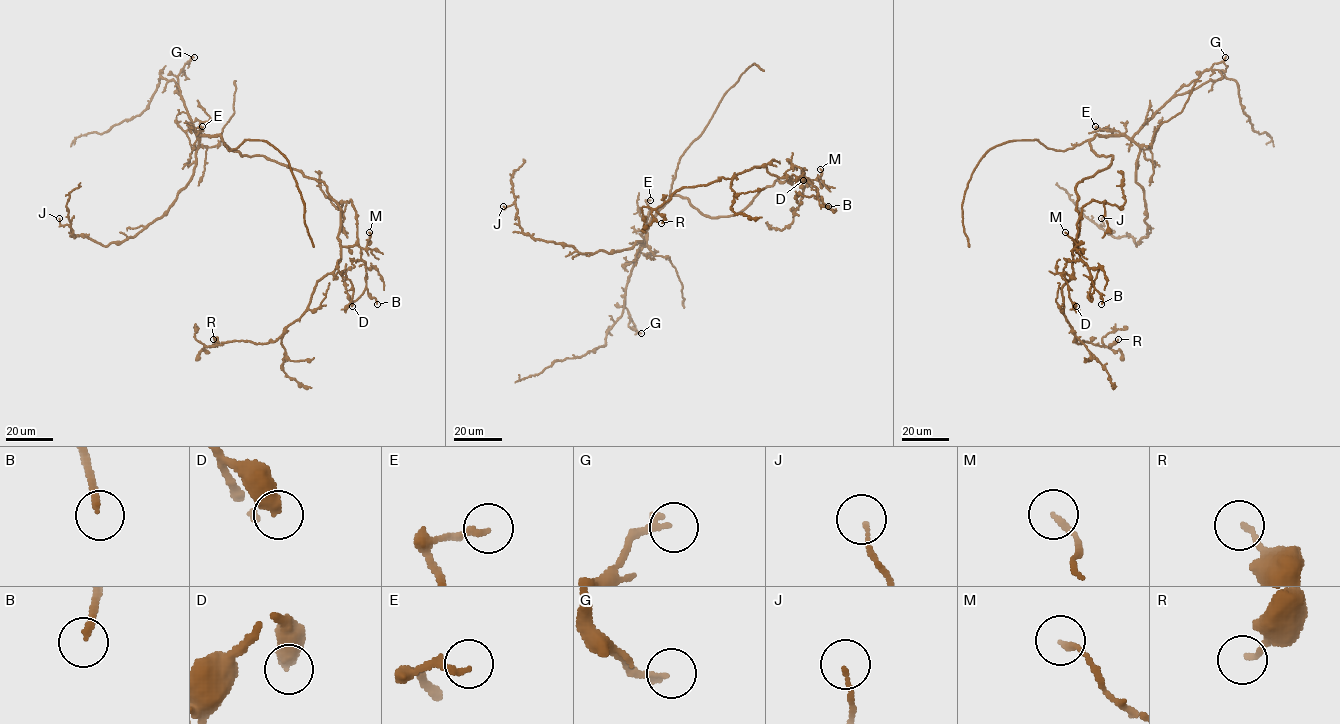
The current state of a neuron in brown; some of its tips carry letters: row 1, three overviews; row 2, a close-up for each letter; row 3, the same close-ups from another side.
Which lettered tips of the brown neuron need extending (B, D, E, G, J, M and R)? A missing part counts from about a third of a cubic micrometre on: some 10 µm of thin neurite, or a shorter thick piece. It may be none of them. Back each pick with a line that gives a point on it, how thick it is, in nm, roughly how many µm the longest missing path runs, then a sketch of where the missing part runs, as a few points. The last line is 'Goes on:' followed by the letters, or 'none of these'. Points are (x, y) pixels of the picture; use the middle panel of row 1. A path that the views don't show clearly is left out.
B: (828, 206) | 200 nm | 20 µm
Goes on: B

